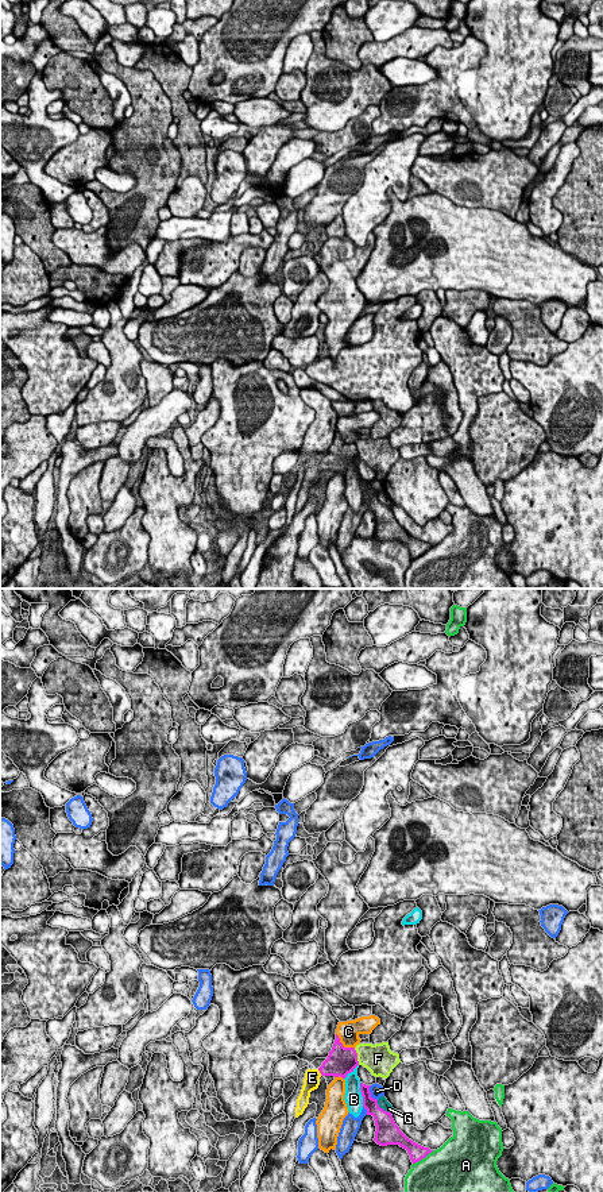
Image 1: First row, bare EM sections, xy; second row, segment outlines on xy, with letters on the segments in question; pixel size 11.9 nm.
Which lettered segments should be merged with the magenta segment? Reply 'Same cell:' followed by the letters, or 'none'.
Same cell: E

